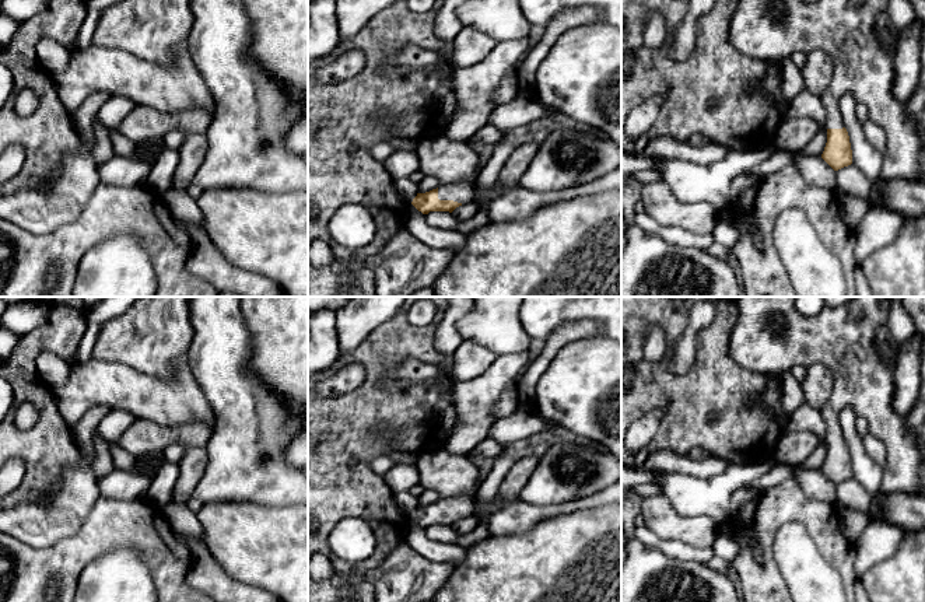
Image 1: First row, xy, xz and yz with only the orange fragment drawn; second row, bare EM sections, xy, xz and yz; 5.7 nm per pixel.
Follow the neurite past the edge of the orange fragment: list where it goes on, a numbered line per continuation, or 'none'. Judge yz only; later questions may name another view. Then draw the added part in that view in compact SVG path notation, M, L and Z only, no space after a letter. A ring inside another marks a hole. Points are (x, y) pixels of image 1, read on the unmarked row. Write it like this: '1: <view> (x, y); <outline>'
1: yz (841, 336); M736 297L739 319L729 337L730 357L749 371L779 378L795 365L809 368L813 364L823 364L833 374L833 393L820 410L826 424L824 438L820 440L810 431L781 434L774 461L795 466L803 463L821 441L842 442L844 434L838 417L845 406L851 406L856 417L866 420L869 434L886 447L882 494L924 496L921 487L924 454L907 428L905 416L893 409L896 364L883 360L875 344L876 330L889 322L893 298L823 297L824 308L814 316L802 315L795 307L795 300L796 297ZM777 314L785 318L782 330L770 328Z

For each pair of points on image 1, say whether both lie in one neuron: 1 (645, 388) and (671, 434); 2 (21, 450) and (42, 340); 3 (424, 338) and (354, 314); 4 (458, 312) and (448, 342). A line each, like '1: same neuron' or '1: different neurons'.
1: same neuron
2: same neuron
3: different neurons
4: same neuron

